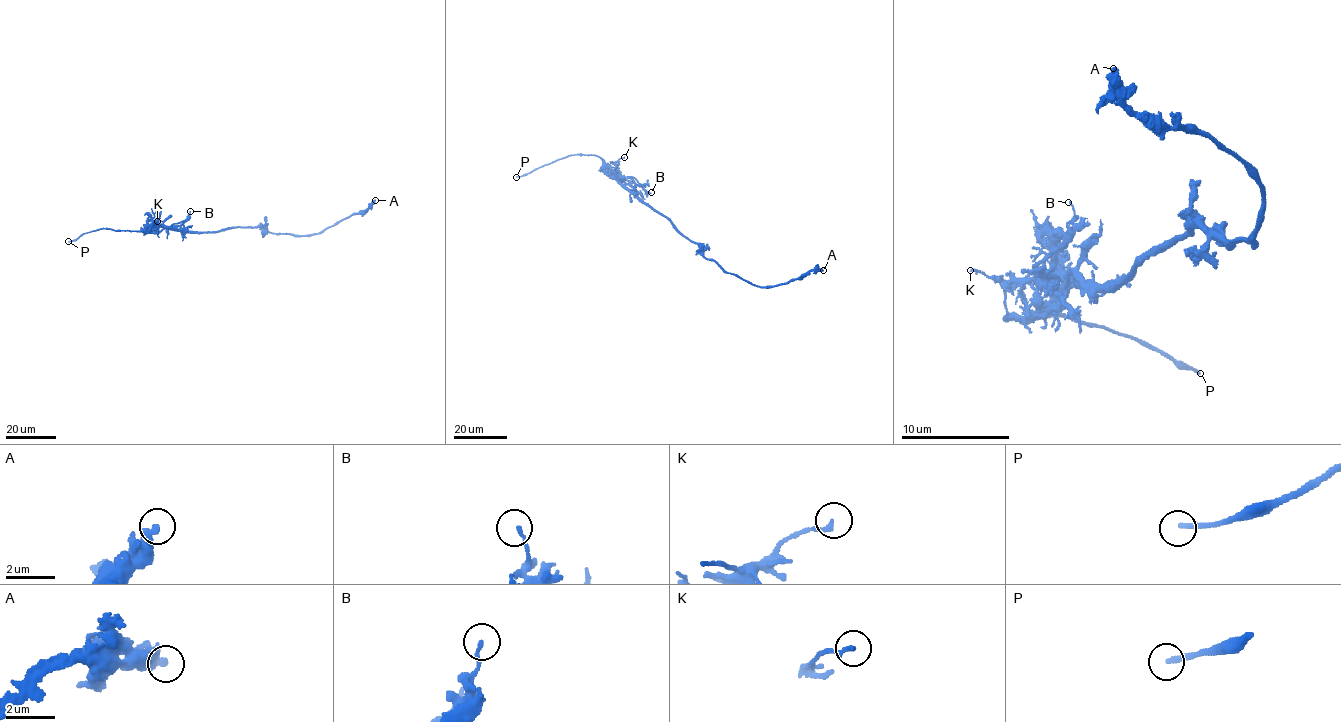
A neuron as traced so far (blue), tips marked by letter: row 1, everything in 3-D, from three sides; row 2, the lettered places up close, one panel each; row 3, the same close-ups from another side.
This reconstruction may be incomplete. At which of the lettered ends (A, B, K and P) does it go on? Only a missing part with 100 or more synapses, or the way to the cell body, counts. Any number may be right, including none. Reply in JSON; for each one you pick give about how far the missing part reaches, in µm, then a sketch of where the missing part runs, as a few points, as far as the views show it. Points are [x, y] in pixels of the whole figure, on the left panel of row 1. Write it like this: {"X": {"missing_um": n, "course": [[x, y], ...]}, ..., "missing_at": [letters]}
{"P": {"missing_um": 25, "course": [[68, 241], [24, 254]]}, "missing_at": ["P"]}

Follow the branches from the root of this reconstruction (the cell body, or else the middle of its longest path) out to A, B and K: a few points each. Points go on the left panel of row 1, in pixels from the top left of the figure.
A: (223, 229), (264, 227), (272, 233), (311, 235), (353, 214), (365, 213), (375, 200)
B: (223, 229), (200, 232), (185, 231), (179, 226), (166, 227), (183, 221), (190, 211)
K: (223, 229), (186, 232), (179, 226), (152, 224), (157, 221)

